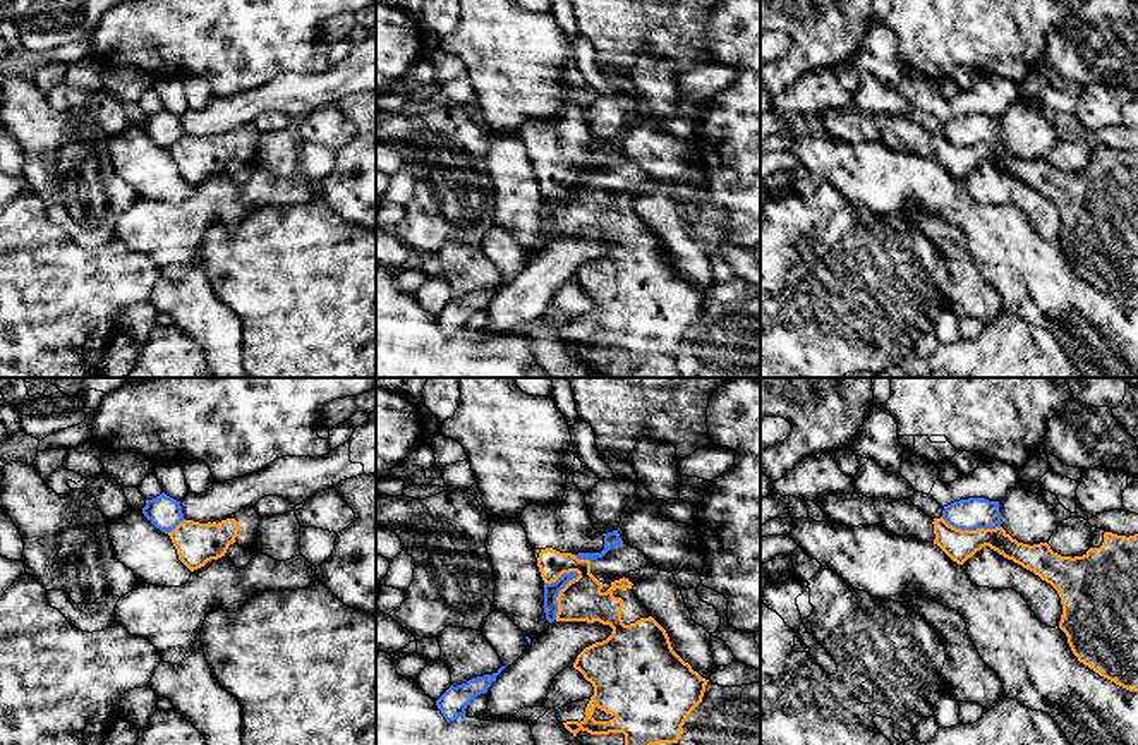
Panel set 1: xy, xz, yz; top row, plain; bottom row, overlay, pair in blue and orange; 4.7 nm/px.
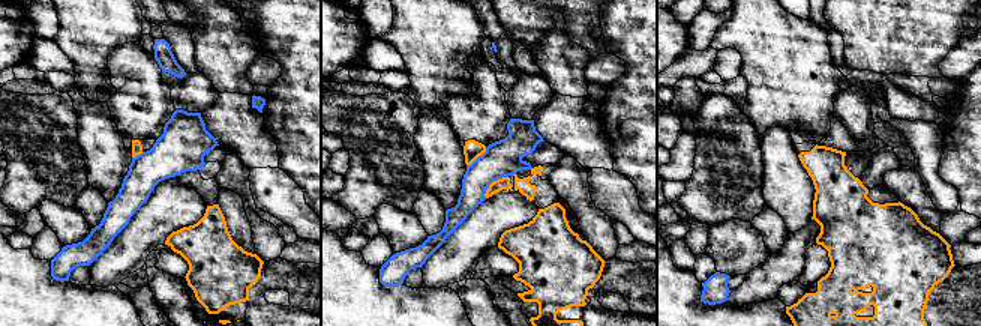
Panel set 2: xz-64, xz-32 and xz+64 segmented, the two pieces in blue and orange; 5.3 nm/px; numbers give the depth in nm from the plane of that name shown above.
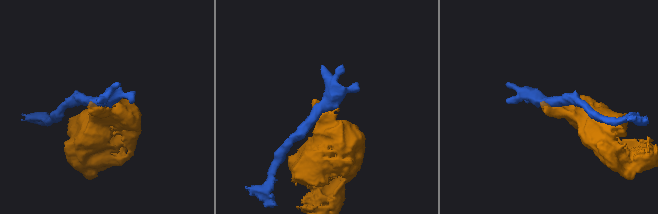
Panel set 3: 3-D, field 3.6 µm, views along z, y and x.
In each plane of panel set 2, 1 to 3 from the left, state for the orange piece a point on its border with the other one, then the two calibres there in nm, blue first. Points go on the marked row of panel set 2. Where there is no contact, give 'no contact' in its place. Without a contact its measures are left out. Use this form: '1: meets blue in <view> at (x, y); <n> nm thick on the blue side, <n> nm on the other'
1: meets blue in xz-64 at (138, 155); 260 nm thick on the blue side, 60 nm on the other
2: meets blue in xz-32 at (492, 181); 200 nm thick on the blue side, 70 nm on the other
3: no contact

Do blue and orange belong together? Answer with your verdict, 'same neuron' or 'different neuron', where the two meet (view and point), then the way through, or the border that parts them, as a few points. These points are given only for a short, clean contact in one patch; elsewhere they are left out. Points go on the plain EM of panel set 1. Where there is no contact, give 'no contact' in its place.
different neuron; meets blue in xz at (558, 208); border along xz (575, 186), (577, 191), (556, 213), (555, 234)

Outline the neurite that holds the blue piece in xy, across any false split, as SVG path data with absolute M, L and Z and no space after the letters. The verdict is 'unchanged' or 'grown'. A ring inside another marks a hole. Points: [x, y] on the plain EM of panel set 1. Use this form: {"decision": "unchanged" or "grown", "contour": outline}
{"decision": "unchanged", "contour": "M161 108L153 115L146 115L142 124L144 132L161 148L172 148L180 137L184 137L184 129L180 117Z"}

